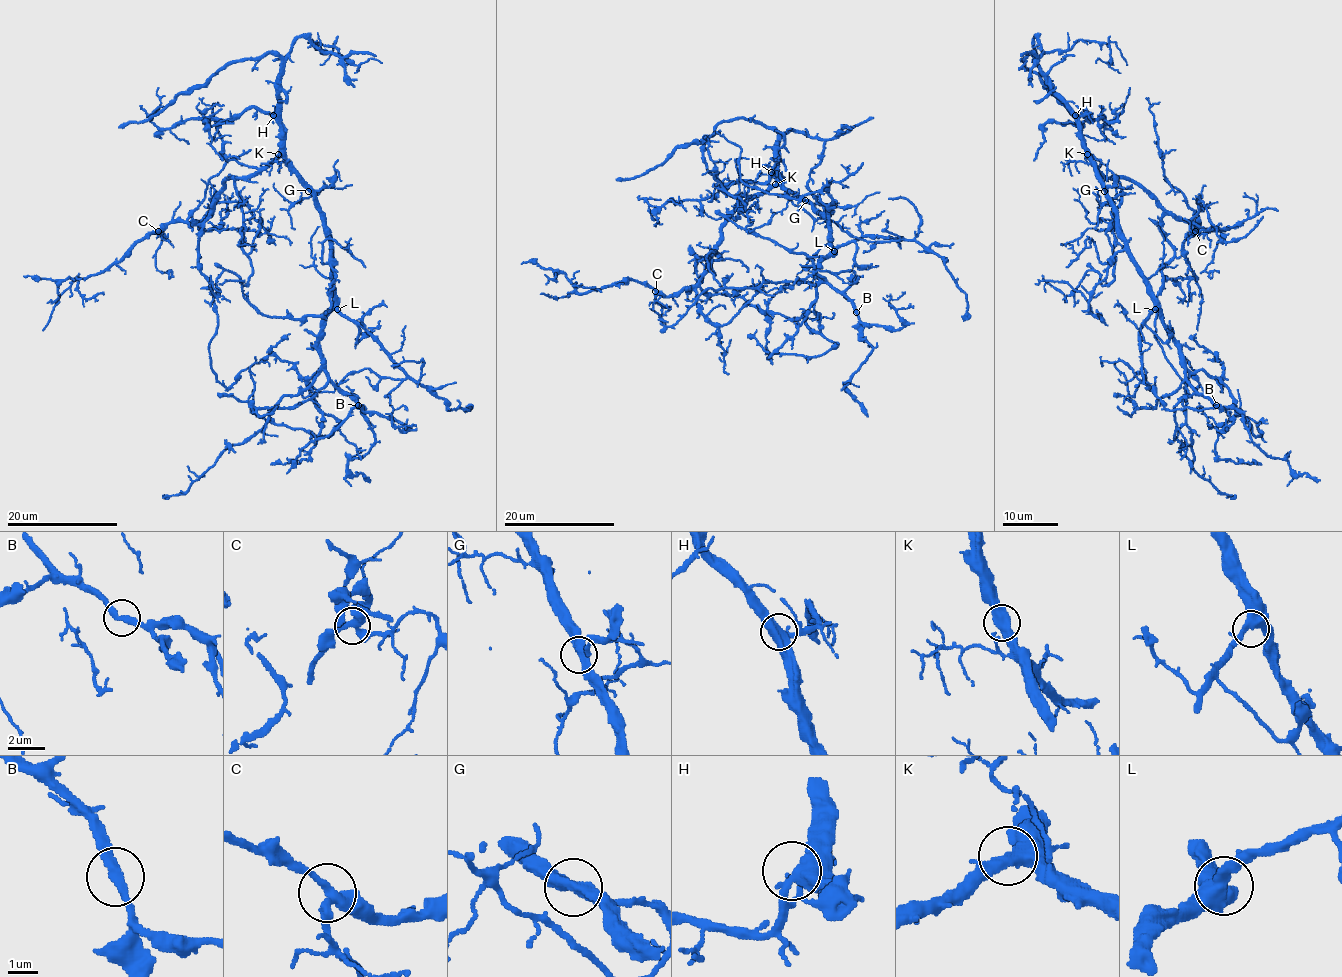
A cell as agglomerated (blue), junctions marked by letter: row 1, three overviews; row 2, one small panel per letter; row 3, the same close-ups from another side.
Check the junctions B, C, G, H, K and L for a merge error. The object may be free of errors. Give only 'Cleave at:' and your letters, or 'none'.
Cleave at: none

